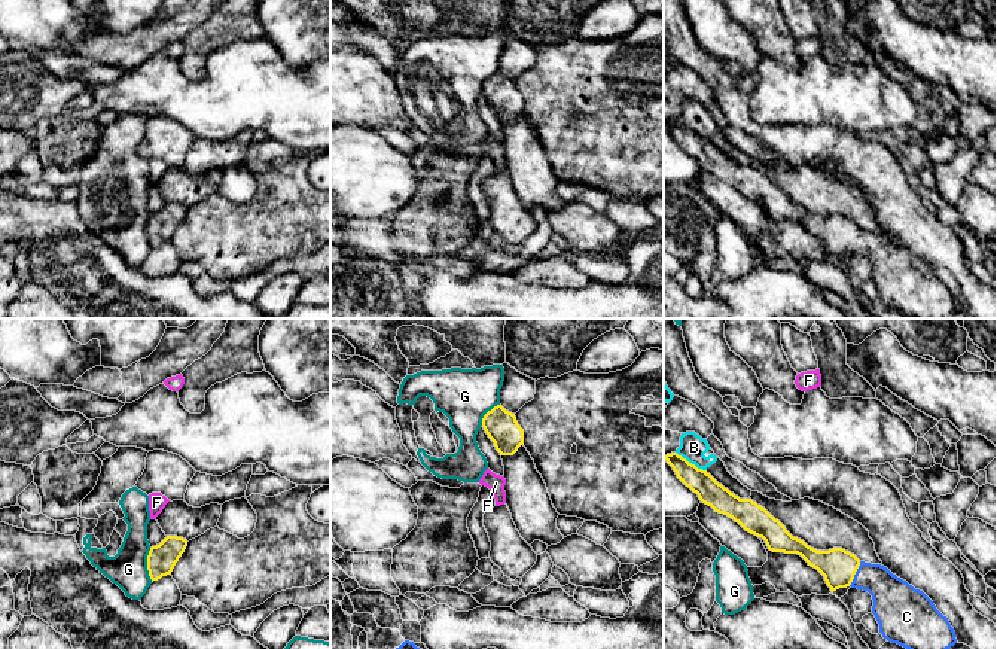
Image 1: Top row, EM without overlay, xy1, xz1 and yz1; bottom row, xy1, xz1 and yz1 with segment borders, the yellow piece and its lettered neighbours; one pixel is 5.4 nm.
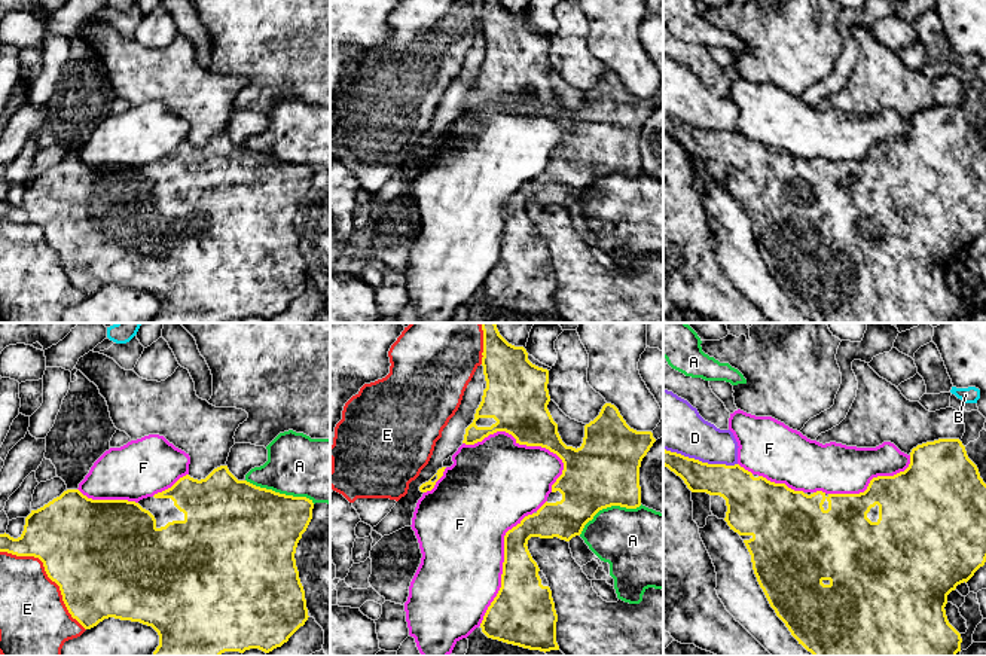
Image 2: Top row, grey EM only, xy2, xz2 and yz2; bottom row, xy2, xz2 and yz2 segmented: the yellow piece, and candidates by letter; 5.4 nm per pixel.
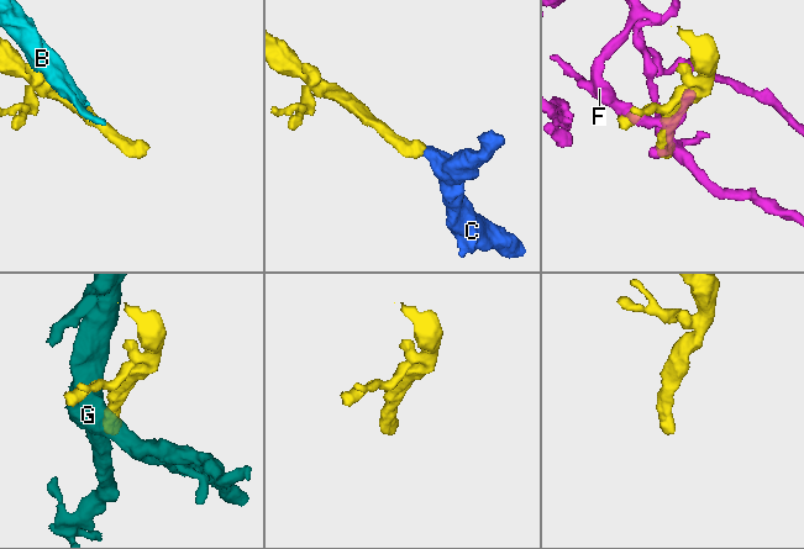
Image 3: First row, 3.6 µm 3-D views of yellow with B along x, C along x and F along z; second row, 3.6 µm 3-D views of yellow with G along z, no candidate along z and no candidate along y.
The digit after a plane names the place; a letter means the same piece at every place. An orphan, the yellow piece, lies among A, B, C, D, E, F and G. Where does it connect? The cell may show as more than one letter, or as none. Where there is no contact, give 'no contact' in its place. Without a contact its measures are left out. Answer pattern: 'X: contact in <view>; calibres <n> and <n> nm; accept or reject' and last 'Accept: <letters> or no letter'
A: contact in xy2; calibres 480 and 320 nm; reject
B: contact in yz1; calibres 140 and 140 nm; reject
C: contact in yz1; calibres 190 and 220 nm; accept
D: contact in yz2; calibres 200 and 280 nm; reject
E: contact in xy2; calibres 480 and 360 nm; reject
F: contact in xz2; calibres 340 and 480 nm; reject
G: contact in xy1; calibres 160 and 200 nm; reject
Accept: C

